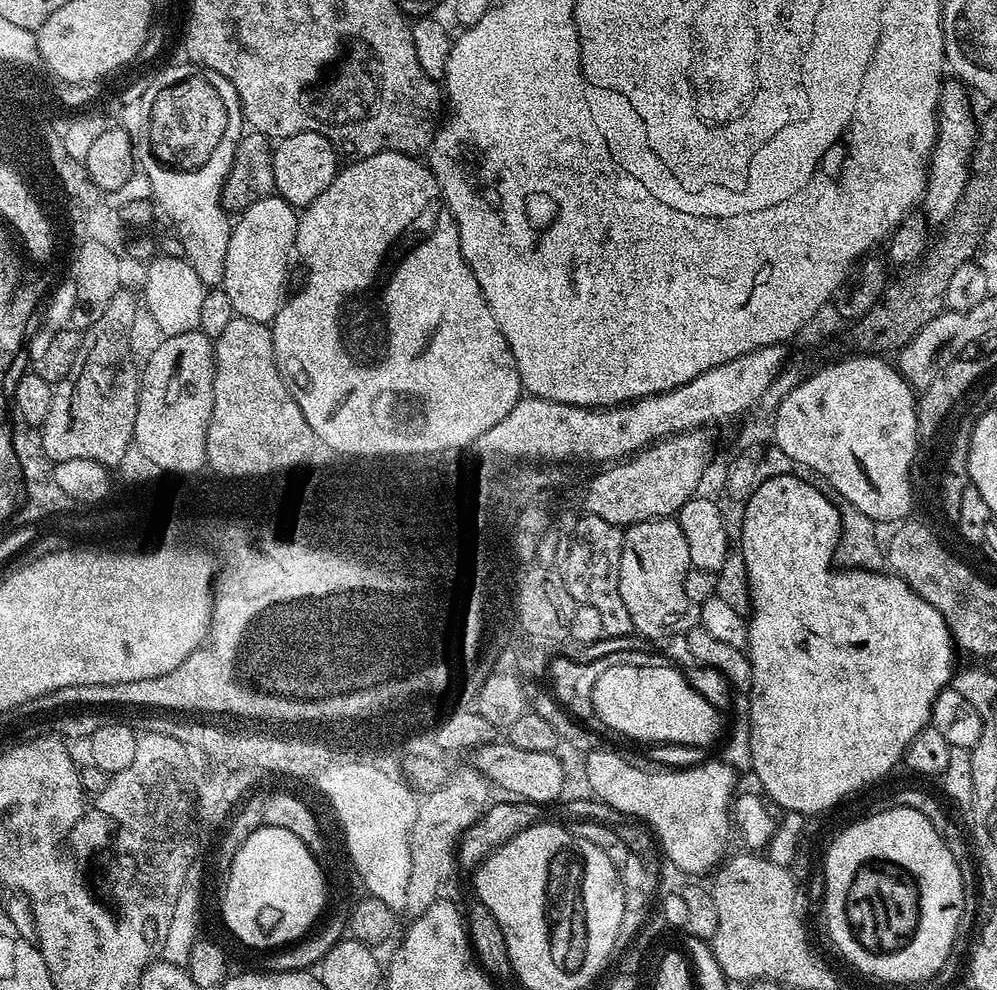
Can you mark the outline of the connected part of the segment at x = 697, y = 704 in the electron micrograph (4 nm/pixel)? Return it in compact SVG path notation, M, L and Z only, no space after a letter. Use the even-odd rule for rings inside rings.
M613 662L610 670L598 678L592 695L594 716L608 728L613 728L620 736L641 740L644 746L660 744L687 744L708 746L720 732L720 716L716 708L700 692L688 685L688 680L676 668L664 664L619 664Z

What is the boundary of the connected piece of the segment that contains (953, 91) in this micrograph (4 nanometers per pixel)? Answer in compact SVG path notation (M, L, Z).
M959 82L945 83L940 90L940 101L936 111L936 141L932 147L932 156L928 159L928 186L922 197L922 215L932 226L943 226L950 214L954 214L962 198L962 190L966 190L966 178L972 172L972 151L976 145L978 116L977 113L972 113L972 104L968 101L968 96L970 97L969 89Z

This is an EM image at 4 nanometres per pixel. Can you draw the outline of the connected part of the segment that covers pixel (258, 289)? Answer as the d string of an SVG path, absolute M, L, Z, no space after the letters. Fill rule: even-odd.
M278 195L254 202L232 224L230 246L226 246L226 270L222 287L237 316L259 324L271 325L286 299L284 283L288 280L288 259L296 247L297 209Z

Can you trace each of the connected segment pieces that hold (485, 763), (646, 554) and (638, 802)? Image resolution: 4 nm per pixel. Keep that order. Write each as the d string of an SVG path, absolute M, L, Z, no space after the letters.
M509 742L484 744L471 753L471 767L485 776L497 789L505 788L517 801L546 806L551 800L559 801L563 790L564 768L555 751L539 753L520 750Z
M679 519L646 520L624 528L618 590L622 590L622 602L626 602L626 610L630 610L630 622L637 635L640 633L650 640L664 640L678 634L685 635L689 629L699 625L700 605L690 602L686 590L682 590L682 582L686 582L686 574L692 567L686 534L682 534Z
M589 751L583 757L586 775L590 780L595 799L610 805L625 817L643 822L649 829L652 827L656 831L657 838L660 839L661 846L664 847L663 855L668 855L668 860L674 867L715 869L718 861L725 855L724 835L728 832L728 826L730 830L730 805L737 791L738 776L731 766L724 763L723 759L708 758L696 767L647 772L644 768L635 768L626 757L619 756L616 752L600 751Z

